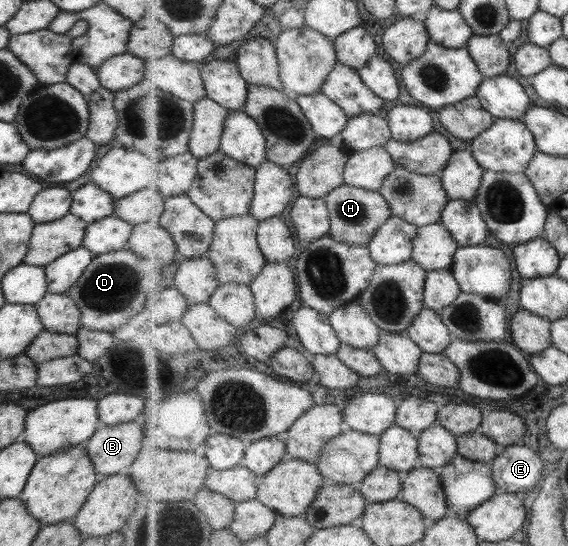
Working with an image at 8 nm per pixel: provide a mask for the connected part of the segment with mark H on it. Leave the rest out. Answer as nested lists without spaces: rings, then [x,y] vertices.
[[[345,183],[331,191],[324,197],[324,201],[326,201],[330,213],[330,236],[342,243],[368,246],[377,235],[378,230],[394,217],[385,196],[379,191],[370,191],[364,187],[354,187]]]

